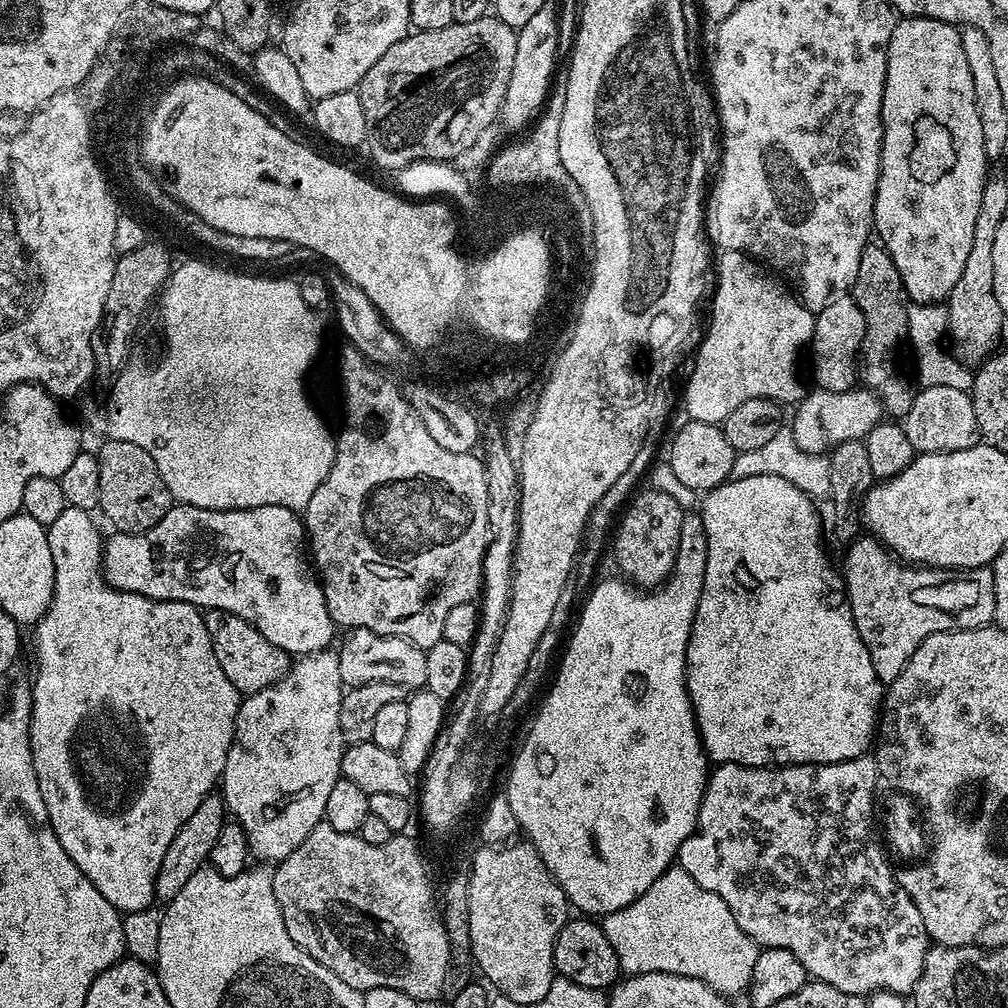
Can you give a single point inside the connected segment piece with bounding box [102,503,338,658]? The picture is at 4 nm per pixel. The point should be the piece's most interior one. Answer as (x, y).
(251, 562)

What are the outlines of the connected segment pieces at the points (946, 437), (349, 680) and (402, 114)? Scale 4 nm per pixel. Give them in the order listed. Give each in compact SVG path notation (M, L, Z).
M950 386L921 387L902 423L906 438L910 438L917 453L966 450L978 443L978 437L981 435L978 418L974 416L971 395L962 390L953 390Z
M350 628L343 633L344 641L338 645L340 657L338 668L342 682L348 688L362 686L364 683L396 683L405 690L420 690L426 682L426 651L411 644L406 638L374 634L374 630Z
M489 14L478 18L478 22L462 22L461 24L453 22L442 30L413 31L406 38L394 42L394 46L390 46L390 50L386 50L386 54L382 54L382 58L378 58L378 62L374 62L370 70L366 70L366 74L360 79L358 85L362 110L366 113L366 134L368 135L366 149L368 148L369 154L372 155L373 162L380 168L399 170L416 160L452 162L462 150L469 149L478 140L482 130L491 128L497 123L500 102L506 94L506 86L510 86L510 74L514 70L517 35L517 29L506 26L506 22L502 22L495 14Z

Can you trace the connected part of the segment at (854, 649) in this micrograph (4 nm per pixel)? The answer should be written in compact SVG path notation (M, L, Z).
M758 474L754 477L744 479L729 479L716 488L709 488L703 493L704 500L698 508L698 514L702 518L702 526L706 534L706 546L708 547L708 557L706 558L706 574L704 575L704 589L700 595L700 601L696 607L696 617L692 619L692 629L690 638L686 646L686 666L684 675L688 682L688 696L692 700L692 712L696 715L696 729L700 731L700 743L704 746L704 754L713 765L722 764L745 764L751 768L770 768L773 766L783 766L785 764L833 764L834 762L846 762L850 758L858 758L865 755L873 747L874 737L878 732L878 721L882 711L882 701L886 691L885 685L881 684L878 674L874 674L874 662L870 662L870 650L862 642L862 638L856 629L856 623L852 617L852 611L848 605L848 592L844 589L844 578L839 571L832 569L832 564L828 561L828 552L824 549L824 540L820 537L820 516L816 513L814 500L811 496L799 489L794 483L780 478L776 474Z

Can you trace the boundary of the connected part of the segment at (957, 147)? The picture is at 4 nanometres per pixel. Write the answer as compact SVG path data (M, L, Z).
M905 16L897 19L894 34L890 34L888 43L888 61L886 62L886 86L882 98L882 154L880 155L880 173L874 202L875 235L879 243L890 254L894 266L898 266L904 283L907 299L921 304L934 304L947 301L952 293L954 282L962 276L966 257L970 254L970 245L974 242L974 221L978 219L978 206L982 202L984 182L990 175L990 161L982 146L982 125L978 123L978 114L974 110L974 81L970 78L970 62L966 62L966 53L962 50L961 29L954 24L947 24L929 16Z

